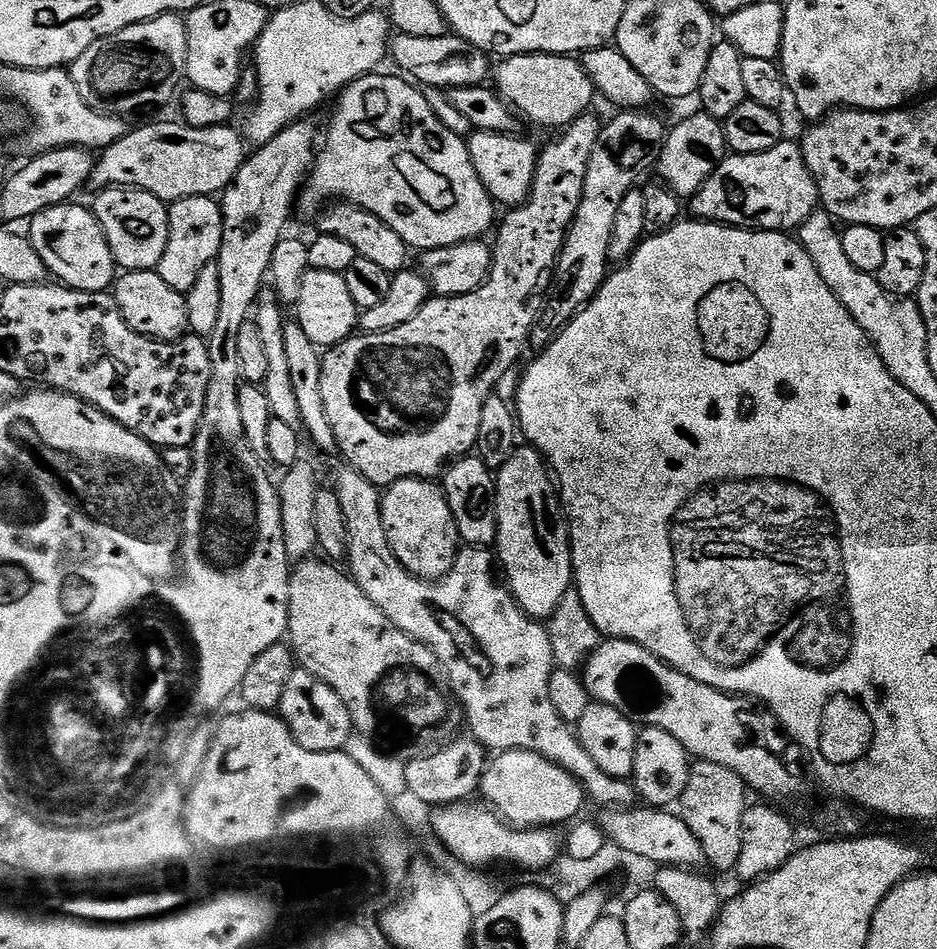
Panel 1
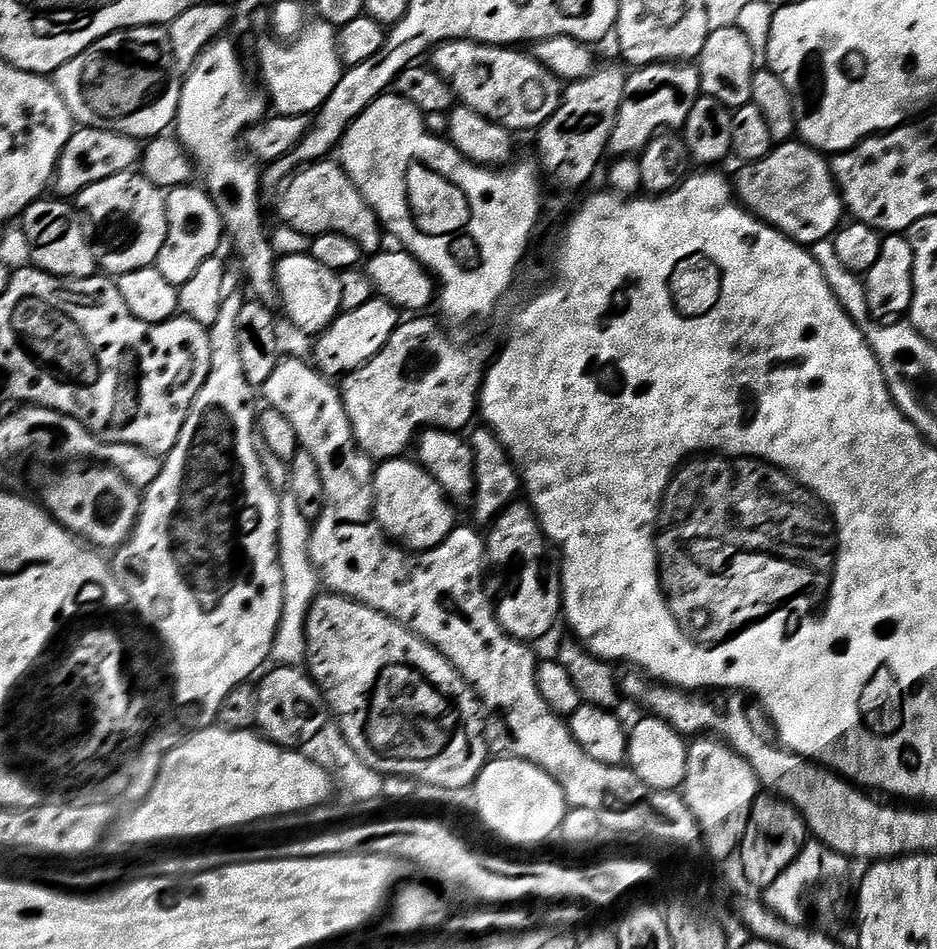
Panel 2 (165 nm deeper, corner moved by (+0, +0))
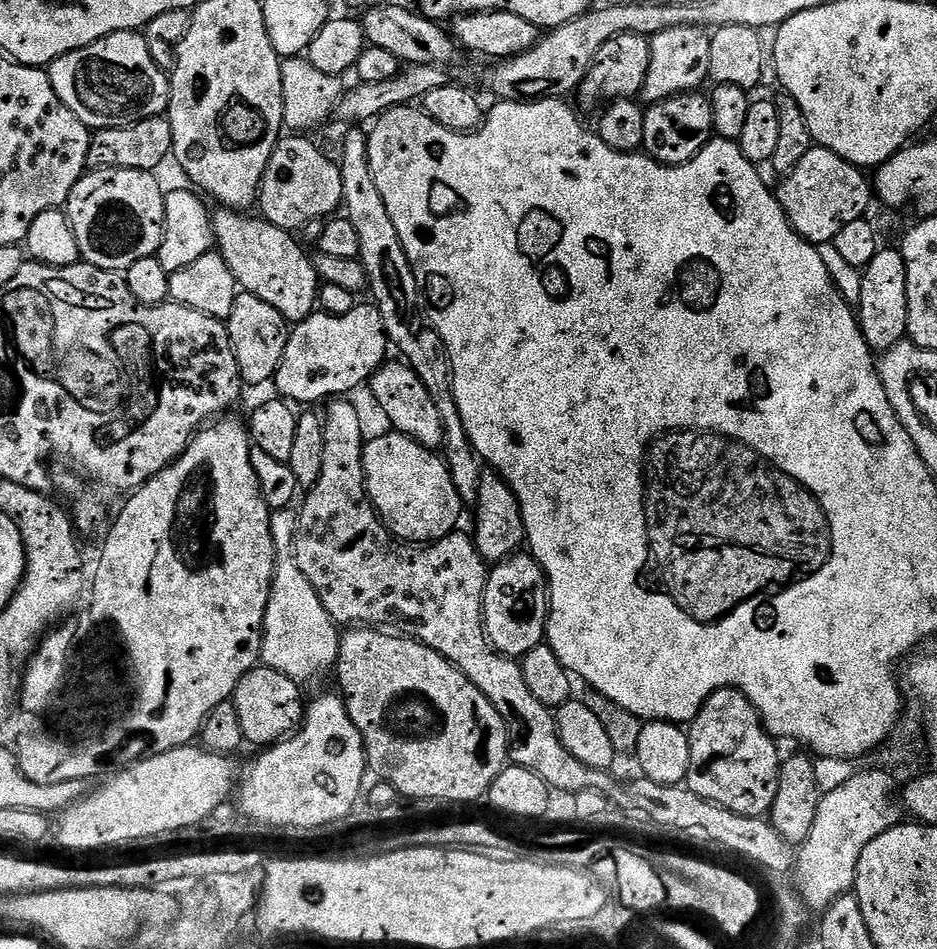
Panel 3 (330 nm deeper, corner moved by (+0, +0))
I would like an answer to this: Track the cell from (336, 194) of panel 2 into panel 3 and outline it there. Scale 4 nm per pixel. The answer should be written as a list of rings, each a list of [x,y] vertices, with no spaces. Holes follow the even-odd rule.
[[[288,134],[270,154],[266,174],[260,183],[258,212],[274,226],[296,234],[311,219],[327,221],[341,211],[342,174],[339,163],[300,134]]]

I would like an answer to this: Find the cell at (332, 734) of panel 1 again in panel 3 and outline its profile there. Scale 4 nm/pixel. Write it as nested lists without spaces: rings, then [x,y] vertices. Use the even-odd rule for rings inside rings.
[[[263,666],[251,668],[238,682],[231,699],[238,710],[245,741],[249,745],[271,746],[297,731],[306,715],[306,699],[300,692],[303,692],[301,685],[286,678],[286,674],[278,674],[278,670]]]

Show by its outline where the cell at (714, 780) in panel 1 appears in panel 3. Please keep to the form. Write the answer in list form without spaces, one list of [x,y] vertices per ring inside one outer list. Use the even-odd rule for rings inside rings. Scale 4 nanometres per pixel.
[[[723,688],[714,693],[700,708],[700,713],[690,722],[687,729],[690,742],[690,770],[686,787],[698,798],[709,800],[734,814],[759,816],[771,813],[774,794],[778,790],[782,755],[776,749],[777,741],[769,736],[756,713],[756,708],[736,688]]]

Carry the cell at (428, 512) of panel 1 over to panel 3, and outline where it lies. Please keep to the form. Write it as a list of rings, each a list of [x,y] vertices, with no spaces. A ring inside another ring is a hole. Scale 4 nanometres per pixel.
[[[388,430],[385,436],[376,436],[364,446],[364,484],[368,488],[368,497],[374,506],[385,528],[395,539],[413,546],[435,544],[437,540],[446,538],[451,532],[457,531],[460,511],[466,508],[460,499],[458,490],[454,490],[454,482],[450,478],[450,470],[444,462],[443,455],[433,449],[423,448],[409,436],[395,430]]]

